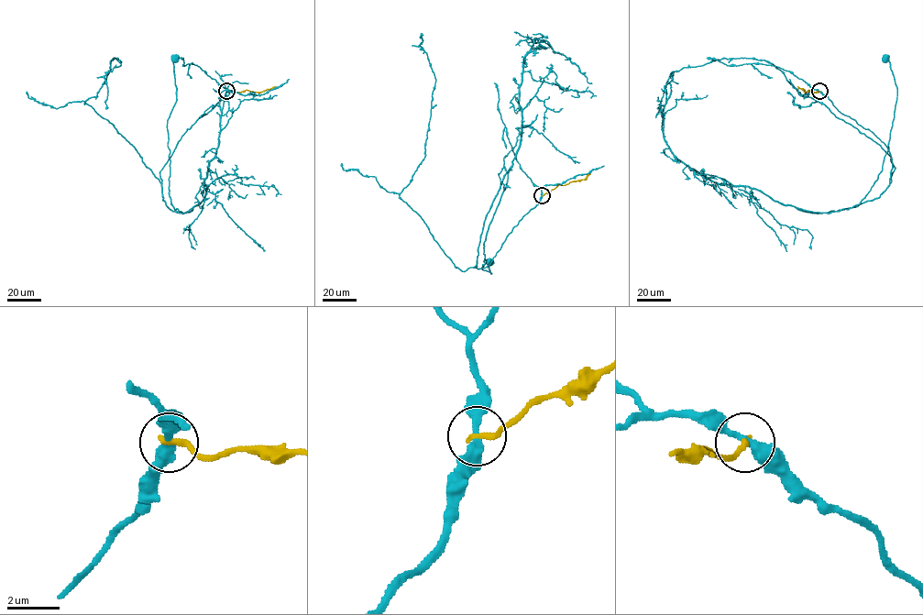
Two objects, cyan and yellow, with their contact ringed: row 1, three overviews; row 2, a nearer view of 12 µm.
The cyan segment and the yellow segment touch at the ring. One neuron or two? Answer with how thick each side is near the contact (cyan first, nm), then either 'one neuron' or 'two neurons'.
360 nm thick on the cyan side, 240 nm on the other; two neurons

